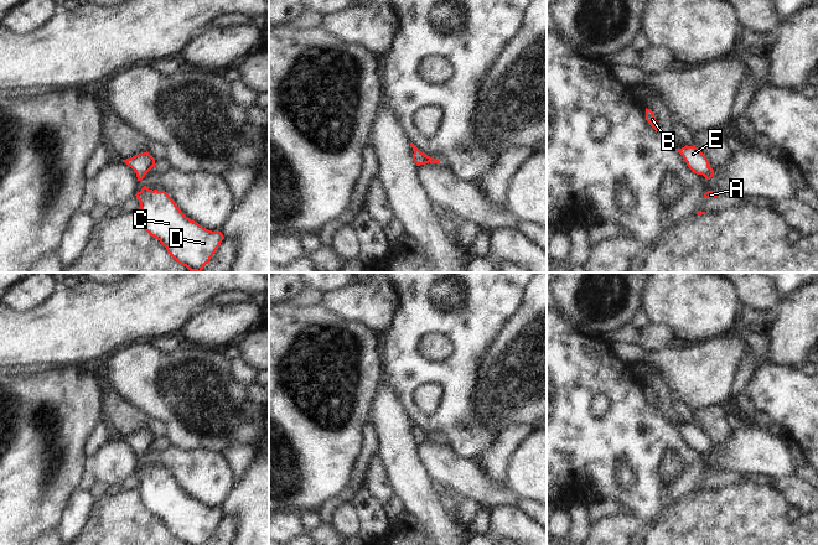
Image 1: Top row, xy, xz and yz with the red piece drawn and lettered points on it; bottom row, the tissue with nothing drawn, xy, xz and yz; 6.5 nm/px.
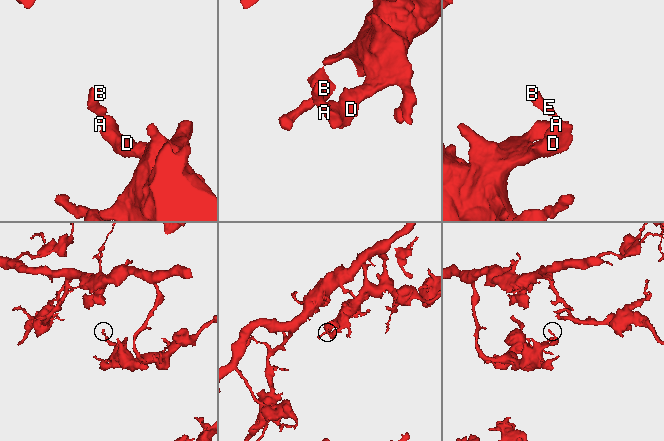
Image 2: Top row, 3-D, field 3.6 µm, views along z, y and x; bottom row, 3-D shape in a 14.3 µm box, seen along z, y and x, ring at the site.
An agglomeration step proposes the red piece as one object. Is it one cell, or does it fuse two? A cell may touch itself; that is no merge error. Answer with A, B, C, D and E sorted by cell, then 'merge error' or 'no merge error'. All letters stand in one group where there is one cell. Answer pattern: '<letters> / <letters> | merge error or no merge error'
A B C D E | no merge error

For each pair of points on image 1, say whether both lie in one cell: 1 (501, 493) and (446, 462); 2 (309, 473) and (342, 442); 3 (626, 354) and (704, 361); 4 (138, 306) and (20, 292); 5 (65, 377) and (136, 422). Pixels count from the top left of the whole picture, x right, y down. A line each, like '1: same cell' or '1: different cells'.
1: same cell
2: same cell
3: same cell
4: different cells
5: different cells

